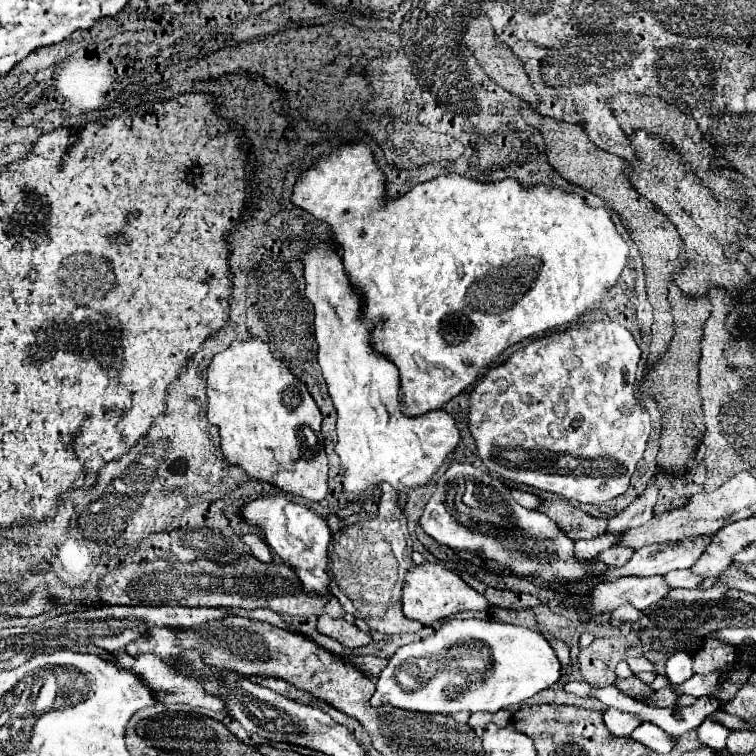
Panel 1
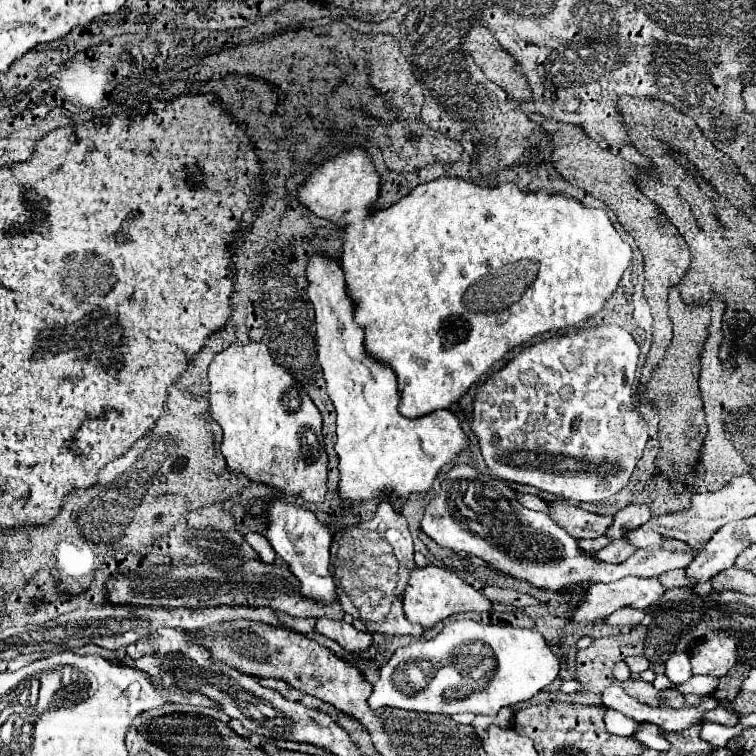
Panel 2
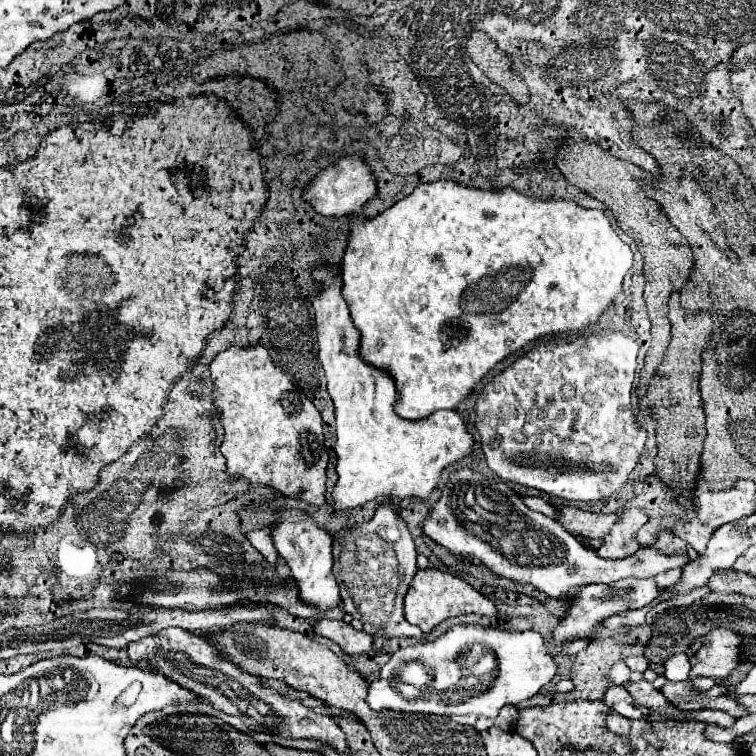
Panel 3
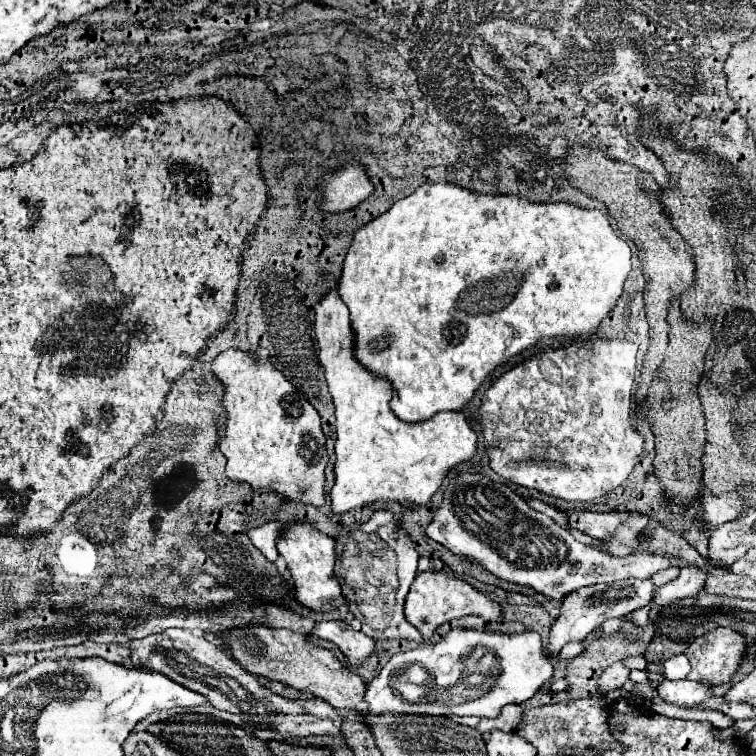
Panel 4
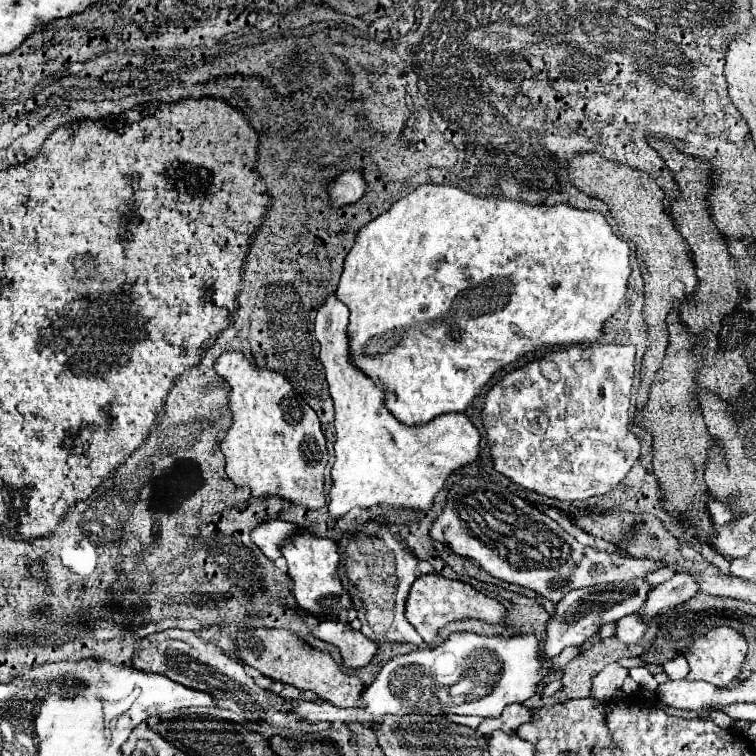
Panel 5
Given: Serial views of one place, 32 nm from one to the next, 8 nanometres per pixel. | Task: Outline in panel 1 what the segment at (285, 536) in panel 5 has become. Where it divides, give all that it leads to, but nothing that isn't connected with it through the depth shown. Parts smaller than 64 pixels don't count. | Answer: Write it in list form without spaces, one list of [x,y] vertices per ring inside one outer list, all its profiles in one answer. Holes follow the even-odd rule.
[[[246,534],[246,536],[242,536],[242,540],[244,540],[244,544],[250,546],[254,558],[258,558],[260,562],[272,562],[272,552],[270,552],[266,540],[262,540],[256,534]]]

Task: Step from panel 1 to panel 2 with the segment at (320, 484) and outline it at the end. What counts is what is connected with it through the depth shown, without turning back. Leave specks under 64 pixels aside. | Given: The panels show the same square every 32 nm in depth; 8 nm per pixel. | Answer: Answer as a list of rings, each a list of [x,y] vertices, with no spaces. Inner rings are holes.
[[[248,342],[232,344],[216,354],[208,368],[210,378],[210,410],[212,418],[222,426],[222,454],[230,472],[242,472],[252,482],[278,488],[286,496],[298,496],[306,502],[320,504],[326,494],[328,456],[322,436],[322,416],[304,388],[270,356],[268,346]]]

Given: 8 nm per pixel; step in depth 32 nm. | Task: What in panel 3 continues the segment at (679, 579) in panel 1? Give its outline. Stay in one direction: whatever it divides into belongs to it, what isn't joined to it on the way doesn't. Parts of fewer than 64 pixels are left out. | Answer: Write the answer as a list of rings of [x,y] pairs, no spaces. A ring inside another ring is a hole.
[[[666,570],[666,572],[658,574],[654,580],[656,580],[656,584],[658,584],[660,588],[672,586],[672,584],[676,584],[676,580],[680,578],[680,572],[682,572],[682,570]]]

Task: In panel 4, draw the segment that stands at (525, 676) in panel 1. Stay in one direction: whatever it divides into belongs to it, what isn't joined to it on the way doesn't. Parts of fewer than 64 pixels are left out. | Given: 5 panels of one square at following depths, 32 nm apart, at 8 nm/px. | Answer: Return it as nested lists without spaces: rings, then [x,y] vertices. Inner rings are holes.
[[[454,628],[454,630],[450,630],[448,636],[446,636],[442,642],[438,642],[438,644],[420,644],[420,646],[414,648],[414,650],[400,652],[400,654],[392,656],[392,658],[386,662],[386,666],[380,670],[380,674],[368,684],[364,700],[366,700],[366,704],[368,704],[368,712],[370,712],[370,714],[376,714],[376,716],[380,716],[380,714],[384,714],[384,712],[392,712],[392,714],[444,714],[444,716],[452,716],[452,714],[456,714],[456,716],[496,718],[496,716],[502,712],[502,708],[504,708],[506,704],[522,704],[522,702],[526,702],[528,698],[532,698],[532,696],[538,692],[538,688],[540,688],[546,680],[550,680],[552,674],[554,674],[552,658],[550,658],[550,656],[544,656],[542,640],[540,640],[540,636],[538,636],[536,632],[522,632],[522,634],[492,634],[492,632],[458,630],[458,628]],[[410,670],[412,670],[414,676],[416,676],[416,672],[420,672],[422,678],[420,678],[420,680],[410,678],[410,676],[408,676]]]

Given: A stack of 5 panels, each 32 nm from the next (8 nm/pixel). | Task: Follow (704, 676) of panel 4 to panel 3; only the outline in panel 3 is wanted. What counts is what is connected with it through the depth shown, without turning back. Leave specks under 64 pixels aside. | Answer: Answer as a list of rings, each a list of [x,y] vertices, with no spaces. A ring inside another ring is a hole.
[[[728,628],[710,630],[706,636],[698,638],[686,650],[686,656],[692,664],[690,680],[706,676],[716,680],[718,684],[724,682],[730,676],[730,672],[738,666],[740,650],[742,650],[740,634]]]

